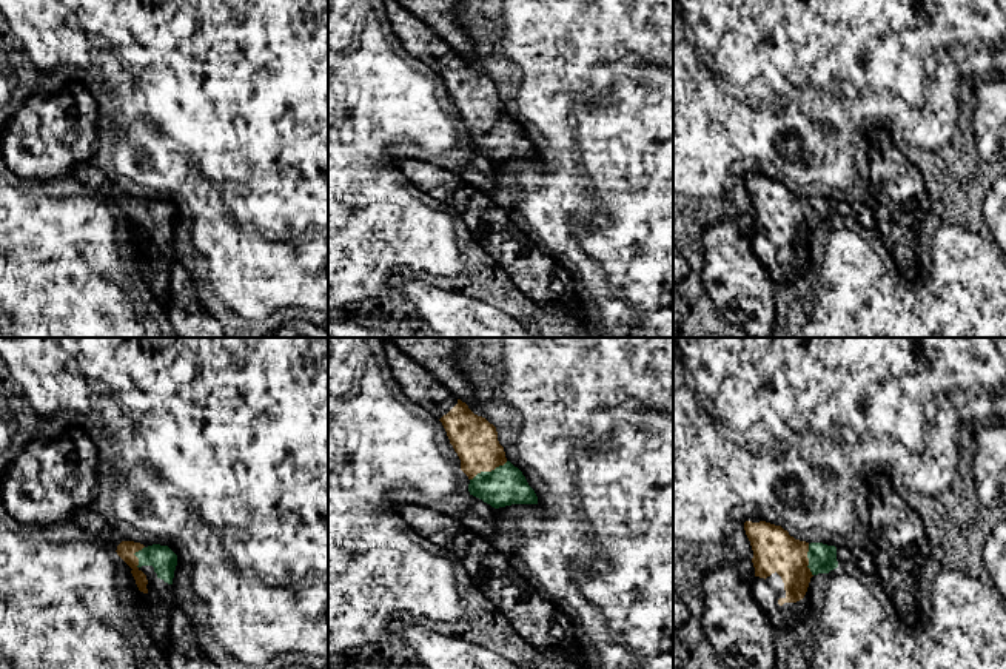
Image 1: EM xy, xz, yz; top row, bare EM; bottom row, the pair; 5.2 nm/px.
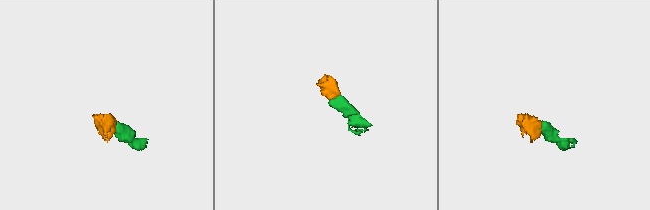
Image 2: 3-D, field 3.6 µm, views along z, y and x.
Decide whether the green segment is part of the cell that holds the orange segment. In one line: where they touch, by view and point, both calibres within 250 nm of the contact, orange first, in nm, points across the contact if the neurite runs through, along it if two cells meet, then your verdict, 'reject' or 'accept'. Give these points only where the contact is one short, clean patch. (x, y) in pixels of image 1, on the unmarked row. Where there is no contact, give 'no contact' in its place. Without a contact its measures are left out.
contact xz (489, 125); calibres 240 and 200 nm; way xz (475, 94), (489, 125), (504, 141); accept

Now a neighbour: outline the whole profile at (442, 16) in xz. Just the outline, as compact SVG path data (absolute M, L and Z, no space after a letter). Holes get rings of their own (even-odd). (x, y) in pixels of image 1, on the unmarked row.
M396 0L465 59L476 57L471 34L459 20L459 0Z

